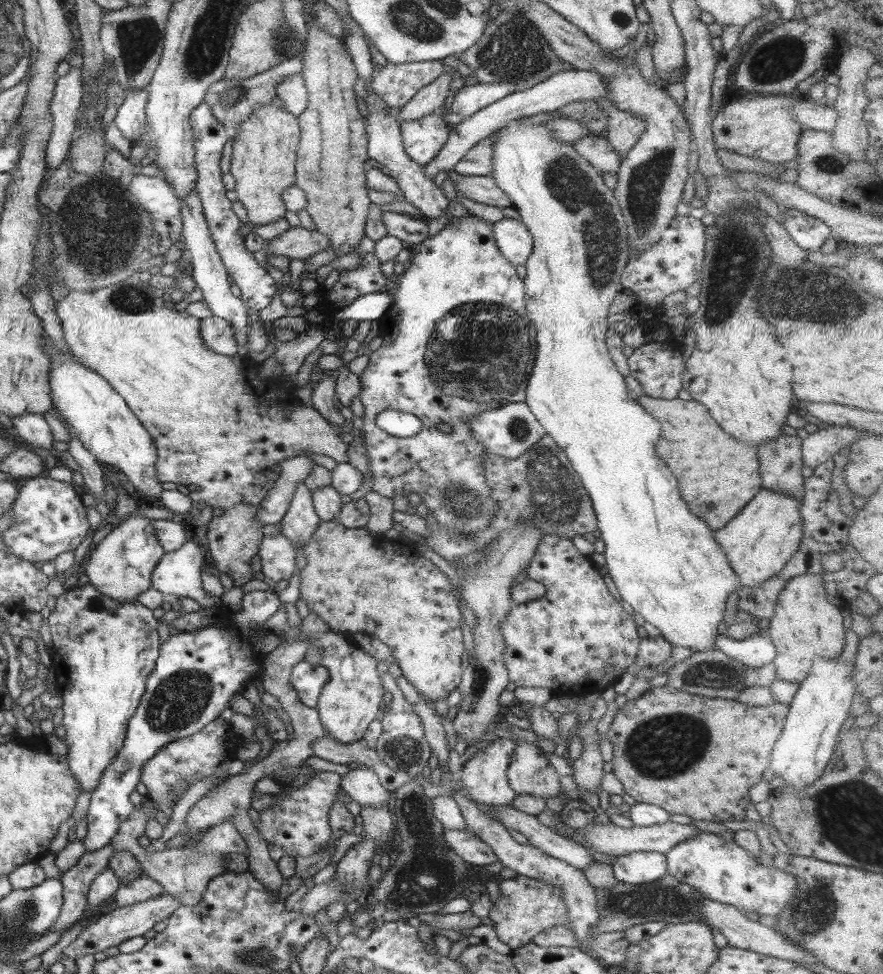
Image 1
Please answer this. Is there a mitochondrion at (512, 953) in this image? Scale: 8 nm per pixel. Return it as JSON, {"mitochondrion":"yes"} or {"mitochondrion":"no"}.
{"mitochondrion":"no"}

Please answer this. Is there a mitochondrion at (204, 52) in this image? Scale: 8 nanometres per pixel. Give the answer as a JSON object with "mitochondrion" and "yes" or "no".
{"mitochondrion":"yes"}

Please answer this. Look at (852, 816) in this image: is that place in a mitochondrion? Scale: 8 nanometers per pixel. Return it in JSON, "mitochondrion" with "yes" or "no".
{"mitochondrion":"yes"}

